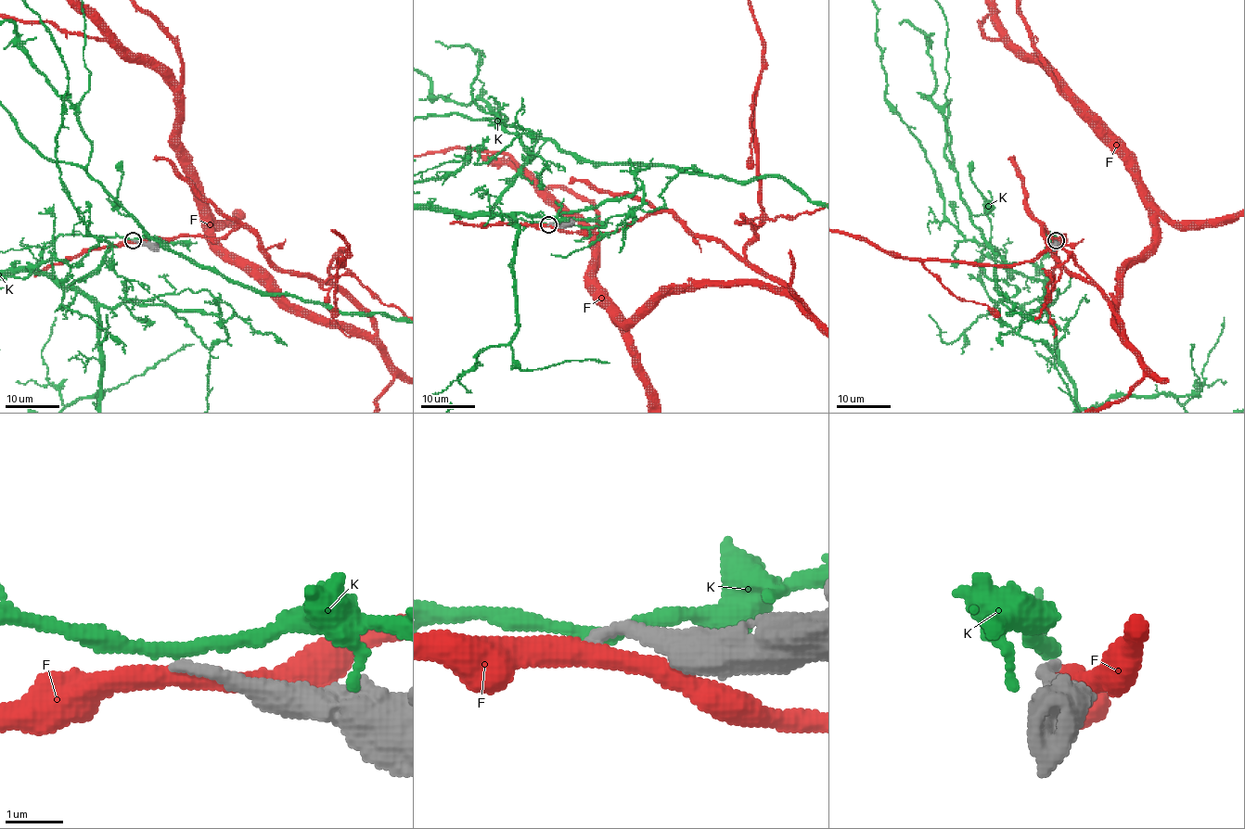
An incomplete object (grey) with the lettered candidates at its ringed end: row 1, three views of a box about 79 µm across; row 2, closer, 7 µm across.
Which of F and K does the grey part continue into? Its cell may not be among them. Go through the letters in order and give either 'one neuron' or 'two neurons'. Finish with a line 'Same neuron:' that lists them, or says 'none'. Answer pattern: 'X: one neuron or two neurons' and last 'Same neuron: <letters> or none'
F: two neurons
K: two neurons
Same neuron: none

